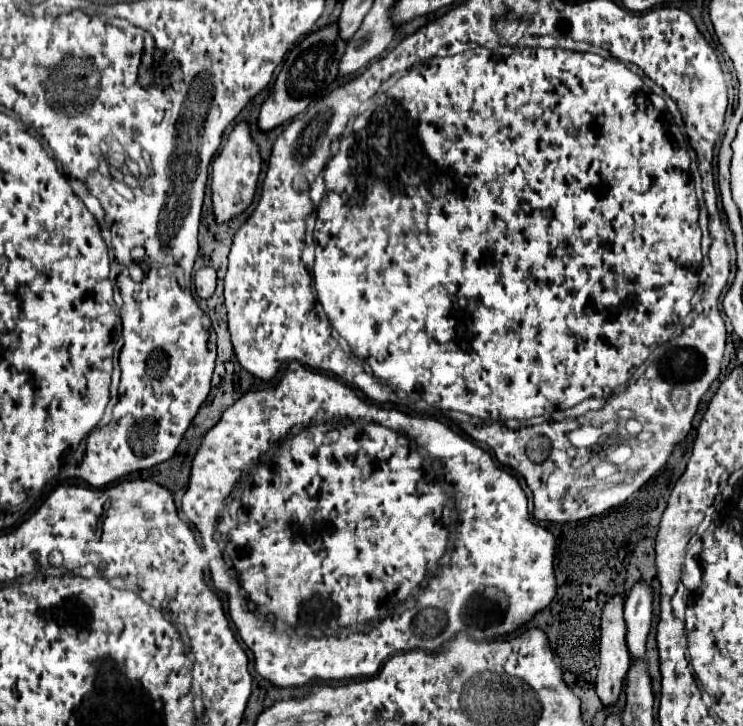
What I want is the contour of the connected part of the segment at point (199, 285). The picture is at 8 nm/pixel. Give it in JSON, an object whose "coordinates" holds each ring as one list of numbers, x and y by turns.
{"coordinates":[[204,266,196,272,194,276,194,286,196,286,196,294,200,298,210,298,216,290,216,270,210,266]]}

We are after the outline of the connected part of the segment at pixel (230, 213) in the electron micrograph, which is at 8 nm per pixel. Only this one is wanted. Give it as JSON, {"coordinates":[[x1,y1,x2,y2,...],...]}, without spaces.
{"coordinates":[[240,122,218,158,212,164,212,214,216,224,226,224,232,218,240,216,252,202,256,194,256,184,258,184,258,174,260,174,260,152,254,140,250,138,250,130,246,122]]}

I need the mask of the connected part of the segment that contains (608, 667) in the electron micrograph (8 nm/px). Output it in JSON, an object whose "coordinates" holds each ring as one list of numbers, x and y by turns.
{"coordinates":[[614,596,604,606,602,640,600,640,600,670,596,678,596,694,604,708,614,706,620,696,624,676,630,668,626,648,626,622,622,616,624,598]]}

